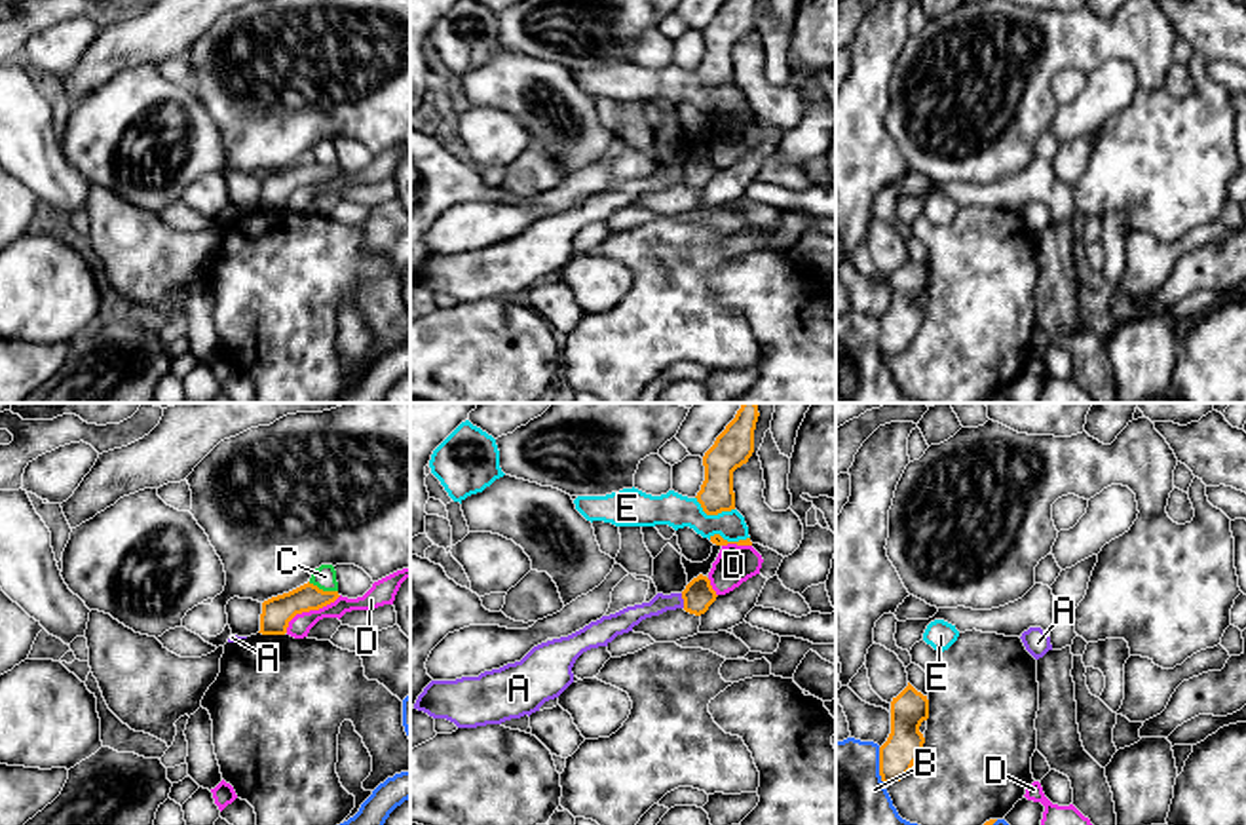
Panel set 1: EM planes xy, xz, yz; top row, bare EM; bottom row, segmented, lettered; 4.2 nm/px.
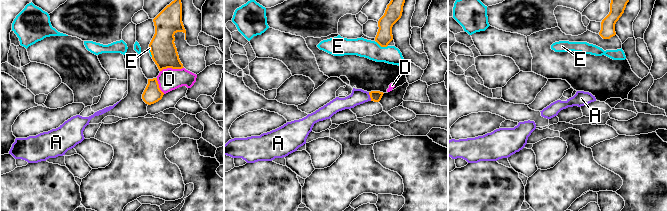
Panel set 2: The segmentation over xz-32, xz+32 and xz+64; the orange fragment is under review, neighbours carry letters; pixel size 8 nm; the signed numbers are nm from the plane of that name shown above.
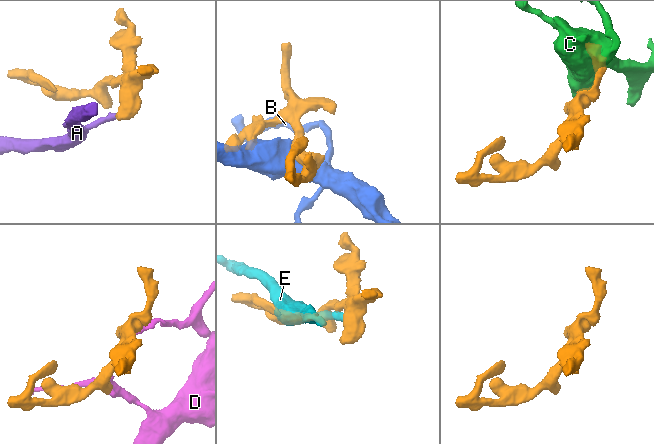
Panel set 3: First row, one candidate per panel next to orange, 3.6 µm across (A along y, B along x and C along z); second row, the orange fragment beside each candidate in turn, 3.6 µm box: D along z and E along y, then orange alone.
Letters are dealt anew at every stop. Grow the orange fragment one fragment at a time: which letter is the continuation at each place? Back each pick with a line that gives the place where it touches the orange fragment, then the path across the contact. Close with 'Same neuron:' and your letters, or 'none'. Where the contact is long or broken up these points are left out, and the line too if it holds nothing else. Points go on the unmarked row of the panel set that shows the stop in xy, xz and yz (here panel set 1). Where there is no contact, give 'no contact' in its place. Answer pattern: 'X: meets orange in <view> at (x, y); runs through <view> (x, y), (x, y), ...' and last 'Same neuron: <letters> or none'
Same neuron: none

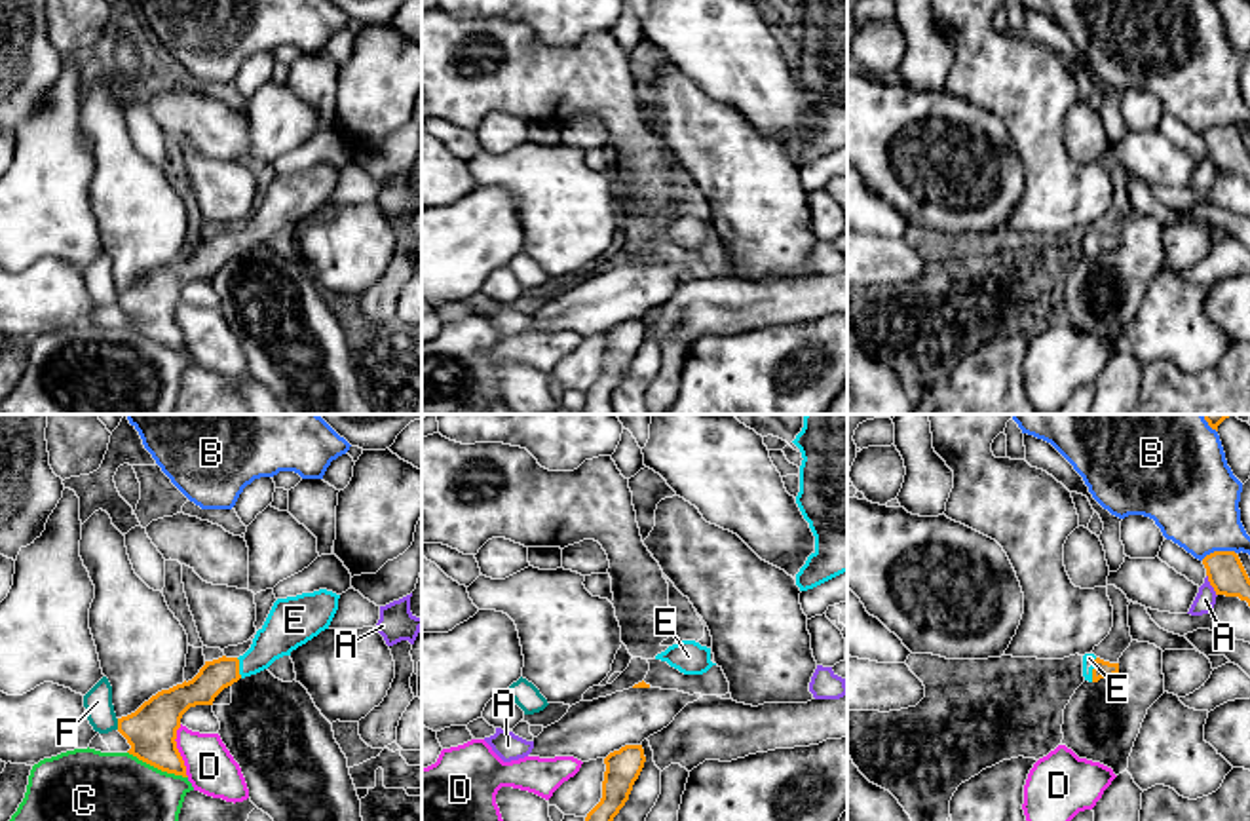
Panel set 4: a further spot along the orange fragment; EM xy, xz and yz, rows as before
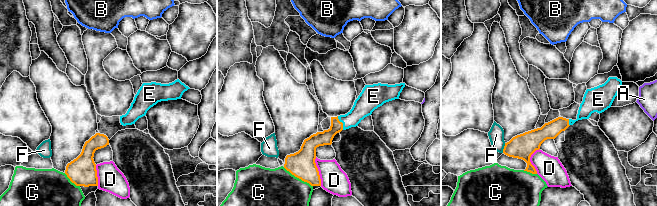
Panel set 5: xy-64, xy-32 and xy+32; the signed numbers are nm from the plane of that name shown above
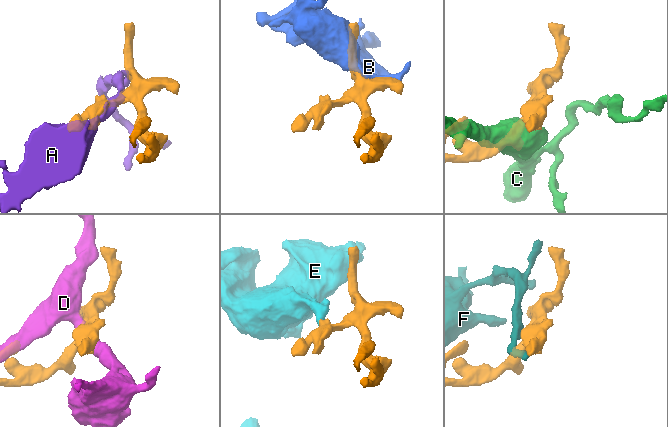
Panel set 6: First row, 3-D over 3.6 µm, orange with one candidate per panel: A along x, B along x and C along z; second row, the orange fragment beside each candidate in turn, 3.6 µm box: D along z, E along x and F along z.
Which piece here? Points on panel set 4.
E: meets orange in yz at (1093, 244); runs through yz (1102, 244), (1093, 244), (1089, 232)
Same neuron: E

